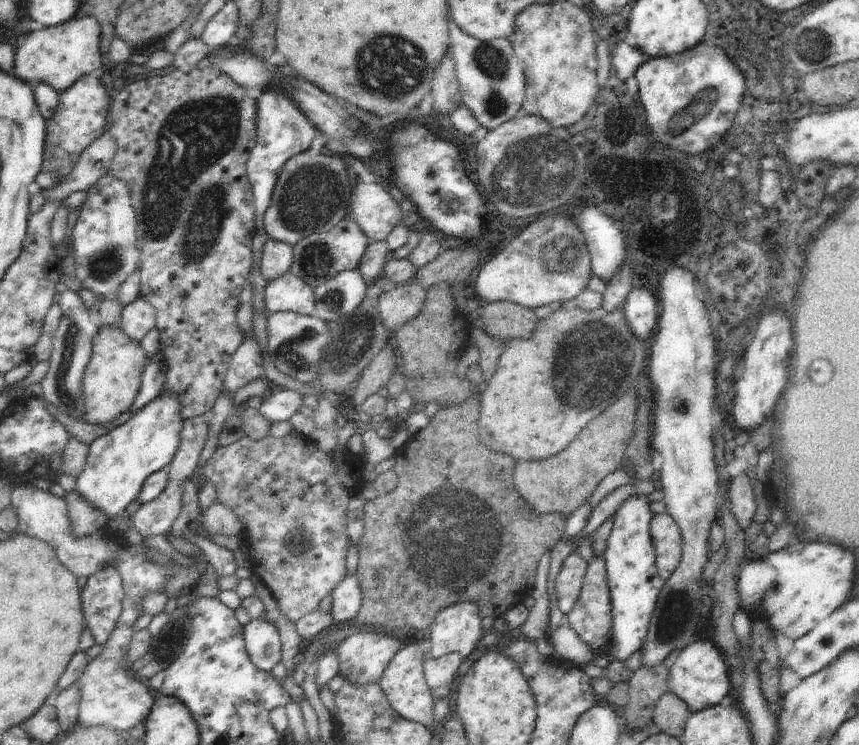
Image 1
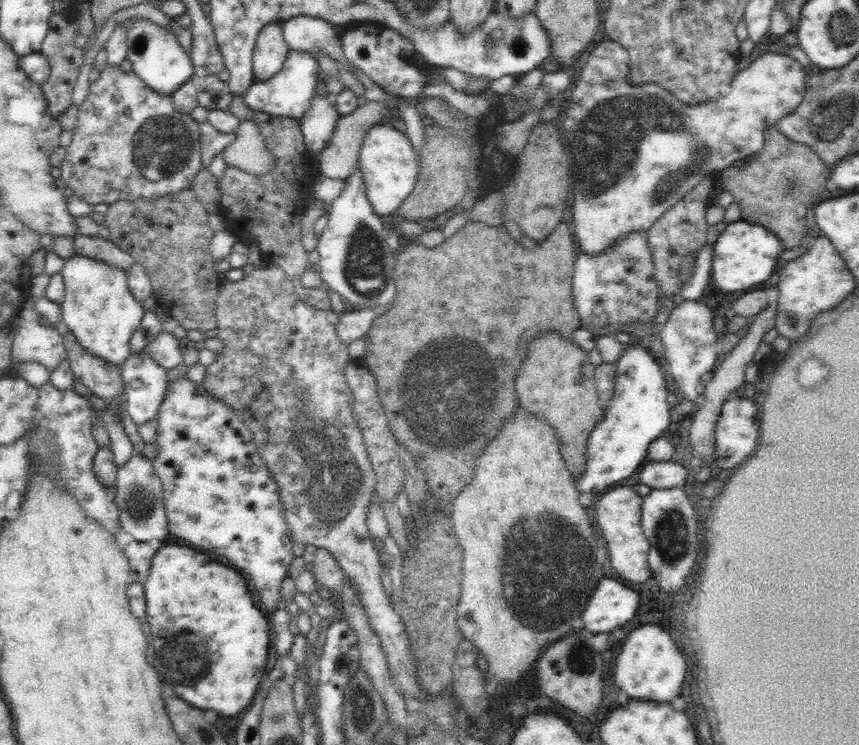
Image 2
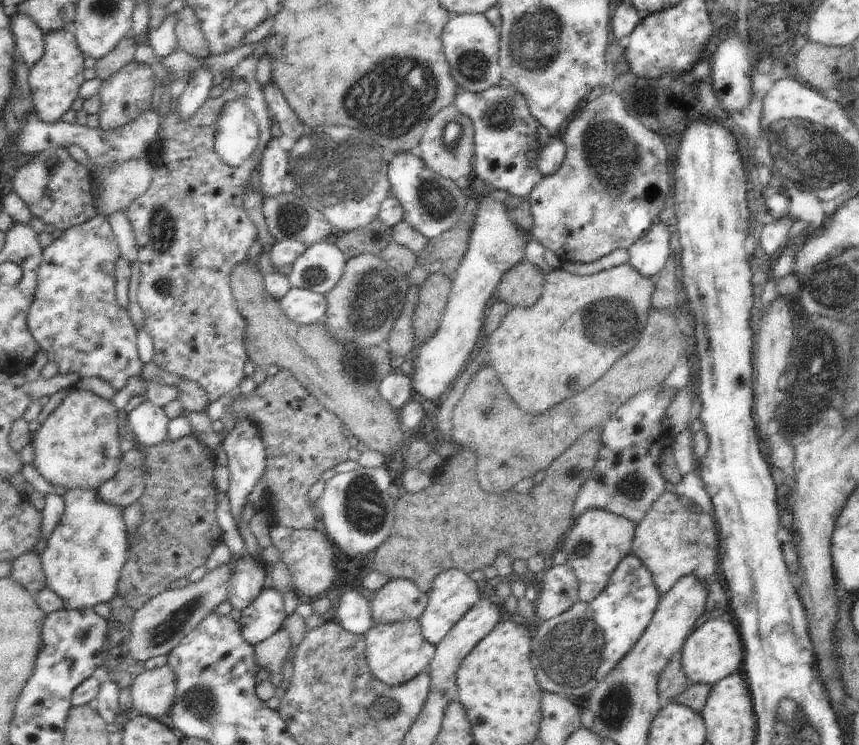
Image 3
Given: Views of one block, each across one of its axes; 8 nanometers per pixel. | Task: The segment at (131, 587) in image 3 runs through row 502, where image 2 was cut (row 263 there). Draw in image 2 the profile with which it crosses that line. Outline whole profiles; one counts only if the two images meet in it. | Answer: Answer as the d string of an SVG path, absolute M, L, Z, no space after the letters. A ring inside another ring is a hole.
M191 188L174 194L158 196L152 202L145 198L142 200L119 200L109 205L105 216L111 241L129 250L136 261L144 265L154 294L158 294L164 300L164 309L186 331L205 332L216 329L217 326L215 303L223 279L218 273L210 250L214 231L208 223L208 216L209 213Z

